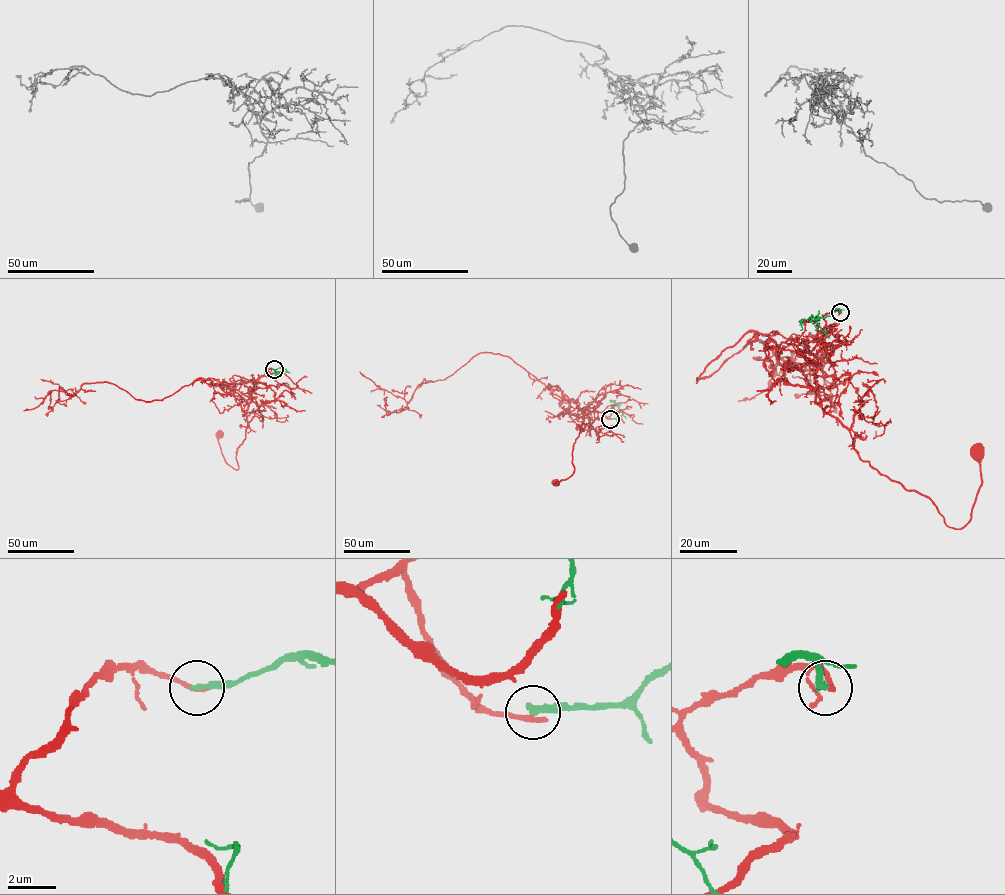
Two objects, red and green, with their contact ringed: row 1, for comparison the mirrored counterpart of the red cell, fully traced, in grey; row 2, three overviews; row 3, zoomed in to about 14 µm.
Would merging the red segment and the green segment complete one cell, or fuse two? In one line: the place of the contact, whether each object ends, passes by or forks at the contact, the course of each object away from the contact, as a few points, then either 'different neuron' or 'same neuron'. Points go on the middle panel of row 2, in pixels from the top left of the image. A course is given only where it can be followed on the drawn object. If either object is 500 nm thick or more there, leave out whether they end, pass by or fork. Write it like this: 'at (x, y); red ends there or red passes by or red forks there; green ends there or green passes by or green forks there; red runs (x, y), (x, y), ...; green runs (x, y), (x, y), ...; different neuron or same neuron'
at (610, 419); red ends there; green ends there; red runs (610, 419), (603, 411), (591, 411), (586, 407), (581, 410), (583, 423), (574, 444), (573, 473), (555, 483); green runs (610, 419), (620, 416), (622, 411), (613, 405), (611, 414); different neuron

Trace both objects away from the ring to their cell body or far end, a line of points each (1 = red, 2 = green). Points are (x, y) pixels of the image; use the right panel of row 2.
1: (840, 312), (823, 316), (817, 391), (862, 460), (926, 495), (949, 527), (961, 528), (981, 483), (978, 453)
2: (840, 312), (837, 308), (824, 317), (811, 318), (829, 338)

